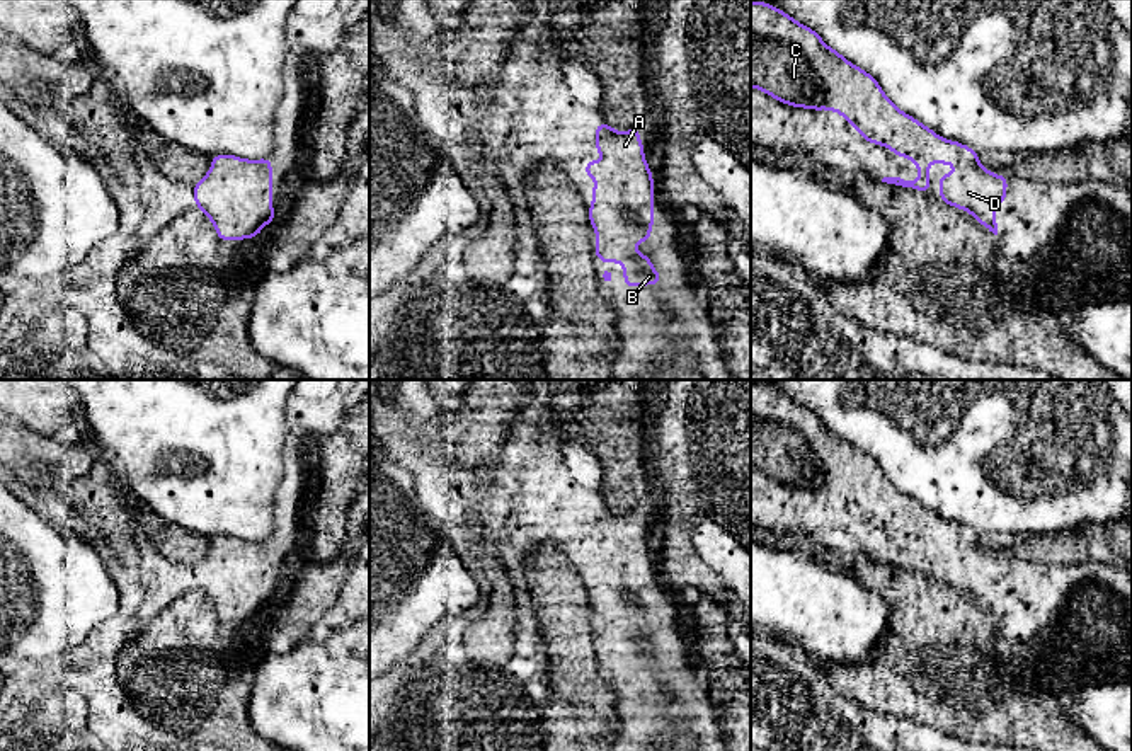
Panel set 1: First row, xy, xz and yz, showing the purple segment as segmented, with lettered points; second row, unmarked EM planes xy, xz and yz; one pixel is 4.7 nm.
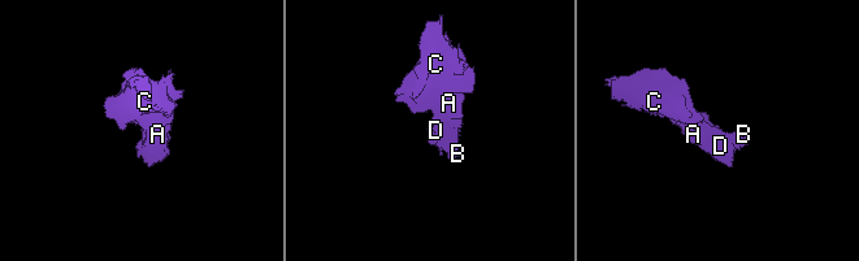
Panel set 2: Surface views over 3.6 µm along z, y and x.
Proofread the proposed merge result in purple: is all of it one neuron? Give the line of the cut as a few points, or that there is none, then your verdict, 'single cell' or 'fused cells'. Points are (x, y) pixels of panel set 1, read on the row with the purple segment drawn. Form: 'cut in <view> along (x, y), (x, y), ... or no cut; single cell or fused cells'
no cut; single cell

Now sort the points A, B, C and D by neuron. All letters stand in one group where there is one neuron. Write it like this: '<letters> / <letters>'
A B C D

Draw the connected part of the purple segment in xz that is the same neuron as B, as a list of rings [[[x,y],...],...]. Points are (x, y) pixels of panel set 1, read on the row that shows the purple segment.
[[[596,124],[596,153],[606,155],[606,162],[587,160],[586,179],[596,177],[592,186],[592,206],[587,208],[589,221],[596,232],[594,257],[601,262],[623,262],[625,286],[632,290],[635,284],[657,286],[660,272],[652,267],[652,254],[637,255],[637,242],[649,242],[654,226],[654,181],[652,170],[643,157],[640,131],[632,126],[626,133],[615,131],[611,124]]]

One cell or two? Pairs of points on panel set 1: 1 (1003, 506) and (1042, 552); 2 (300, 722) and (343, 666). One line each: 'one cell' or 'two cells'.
1: two cells
2: one cell

